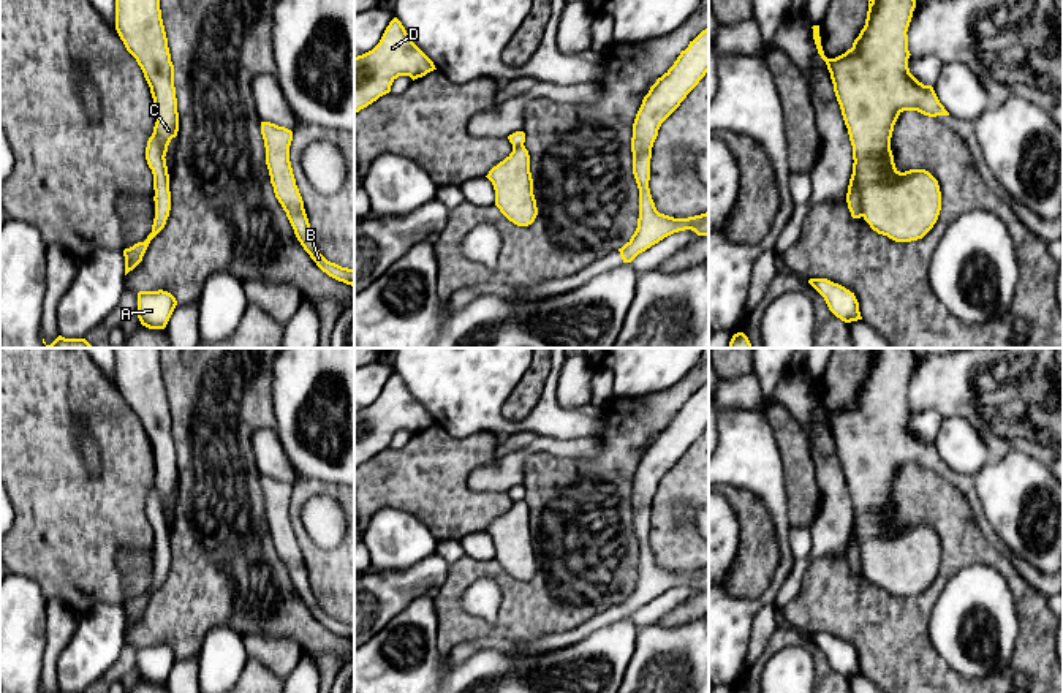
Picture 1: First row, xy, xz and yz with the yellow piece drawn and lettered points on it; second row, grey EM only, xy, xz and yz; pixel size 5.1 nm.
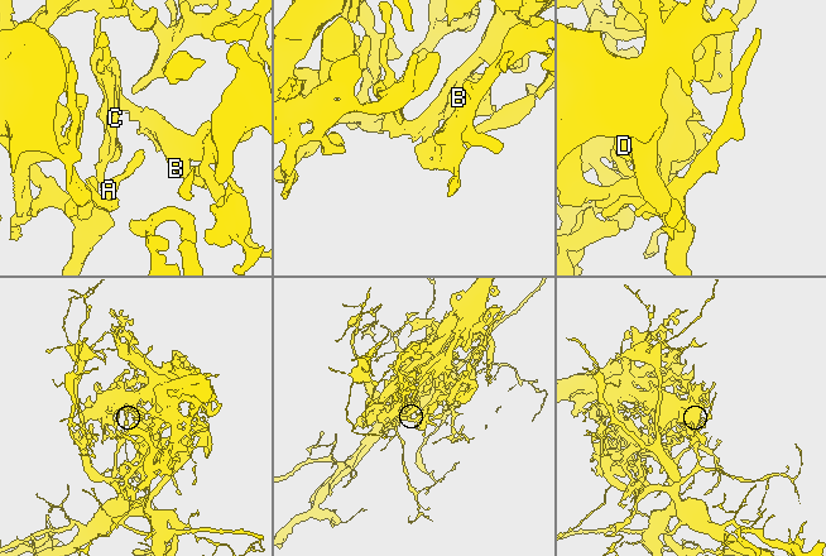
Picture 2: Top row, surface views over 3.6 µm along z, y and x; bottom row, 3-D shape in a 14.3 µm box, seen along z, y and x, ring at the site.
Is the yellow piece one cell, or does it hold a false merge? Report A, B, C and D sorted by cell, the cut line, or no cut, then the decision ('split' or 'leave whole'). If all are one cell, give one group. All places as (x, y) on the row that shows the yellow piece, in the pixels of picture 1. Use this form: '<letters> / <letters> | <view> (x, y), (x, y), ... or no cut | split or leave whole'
A / B C D | yz (848, 203), (856, 201), (862, 215) | split

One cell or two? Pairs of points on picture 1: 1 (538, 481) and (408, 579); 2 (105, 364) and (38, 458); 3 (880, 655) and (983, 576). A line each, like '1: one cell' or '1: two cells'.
1: two cells
2: two cells
3: two cells

